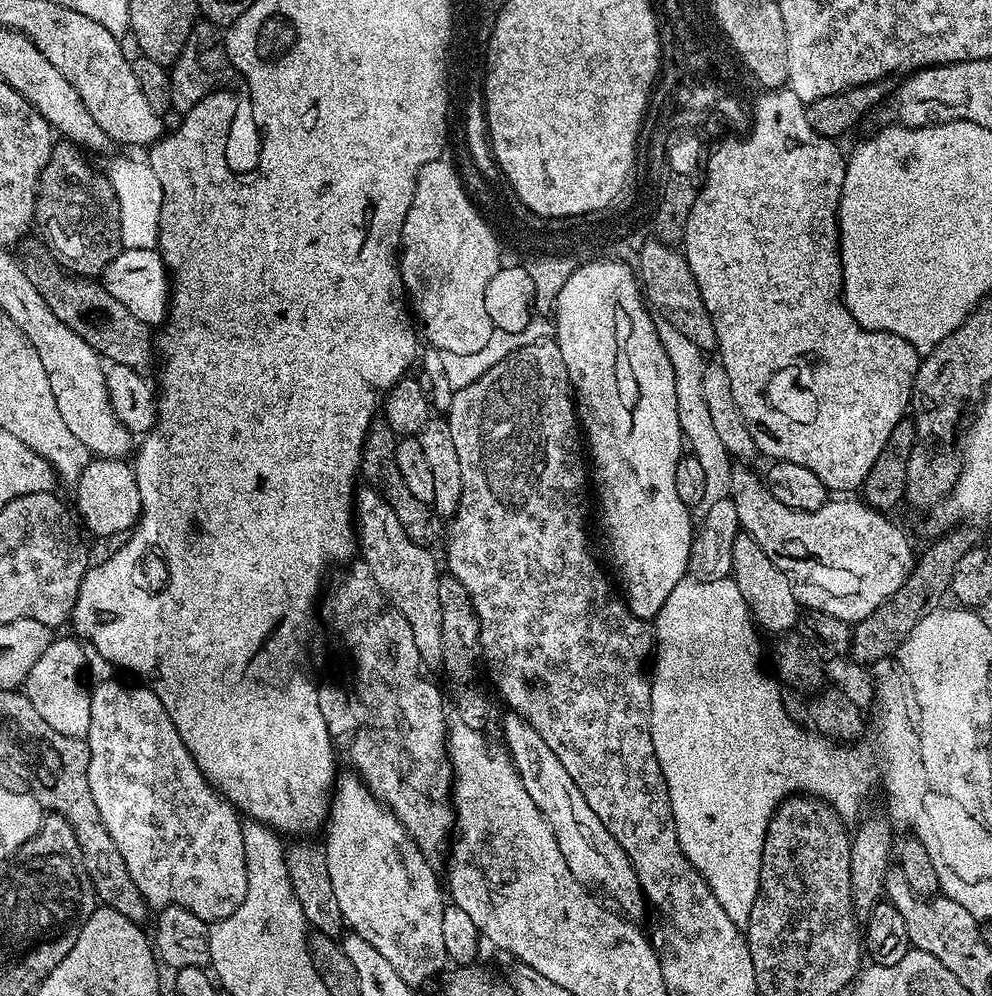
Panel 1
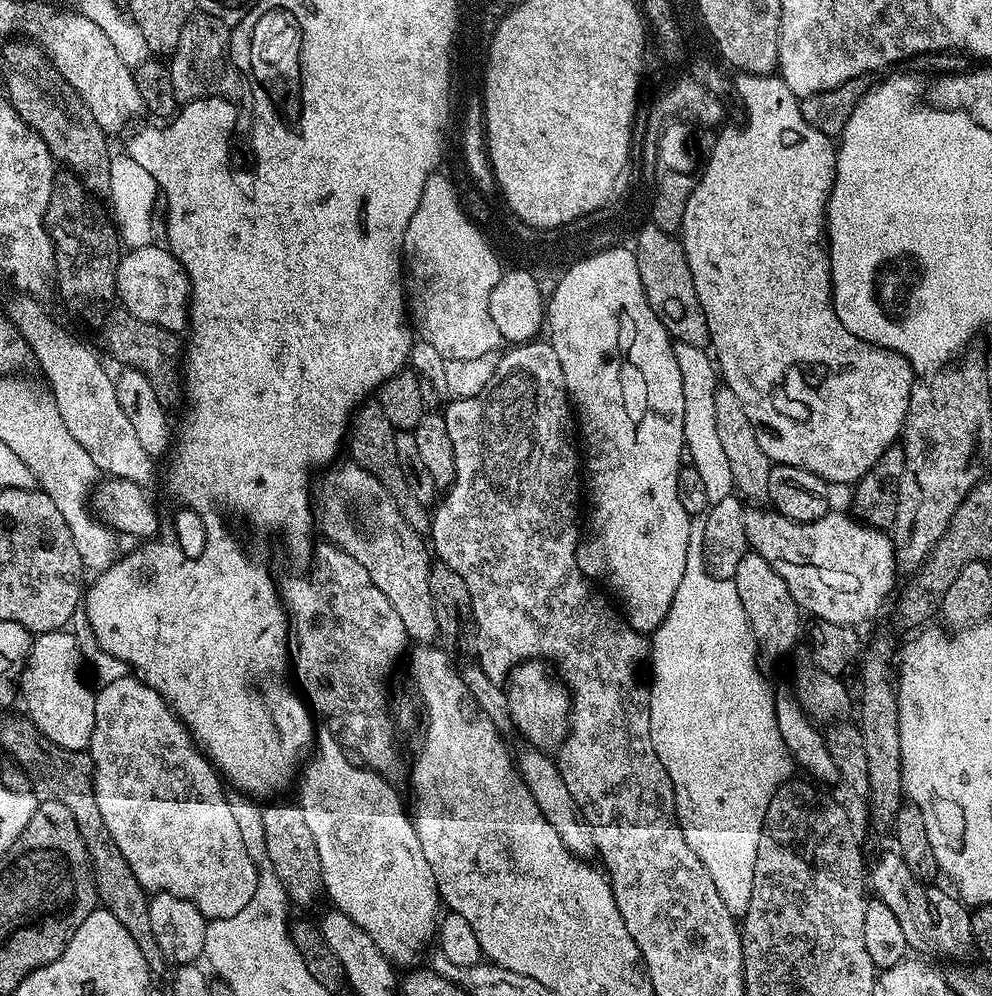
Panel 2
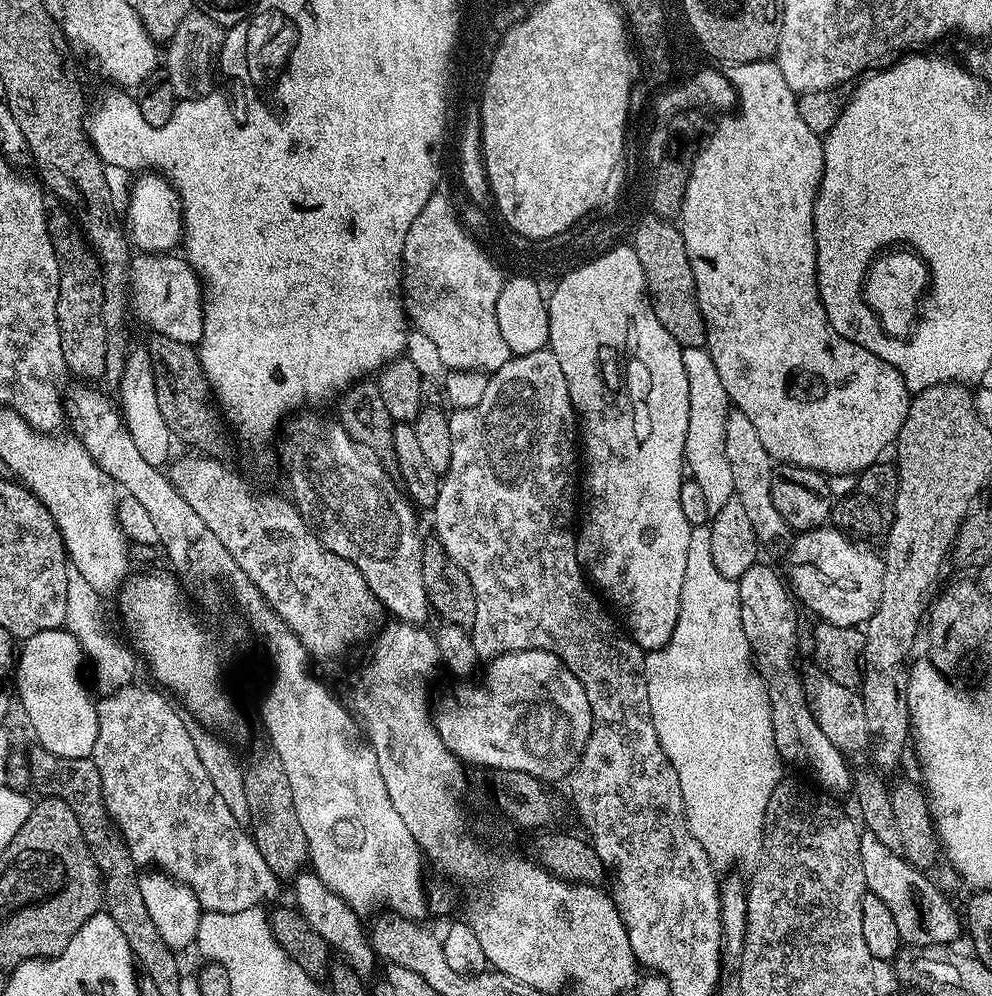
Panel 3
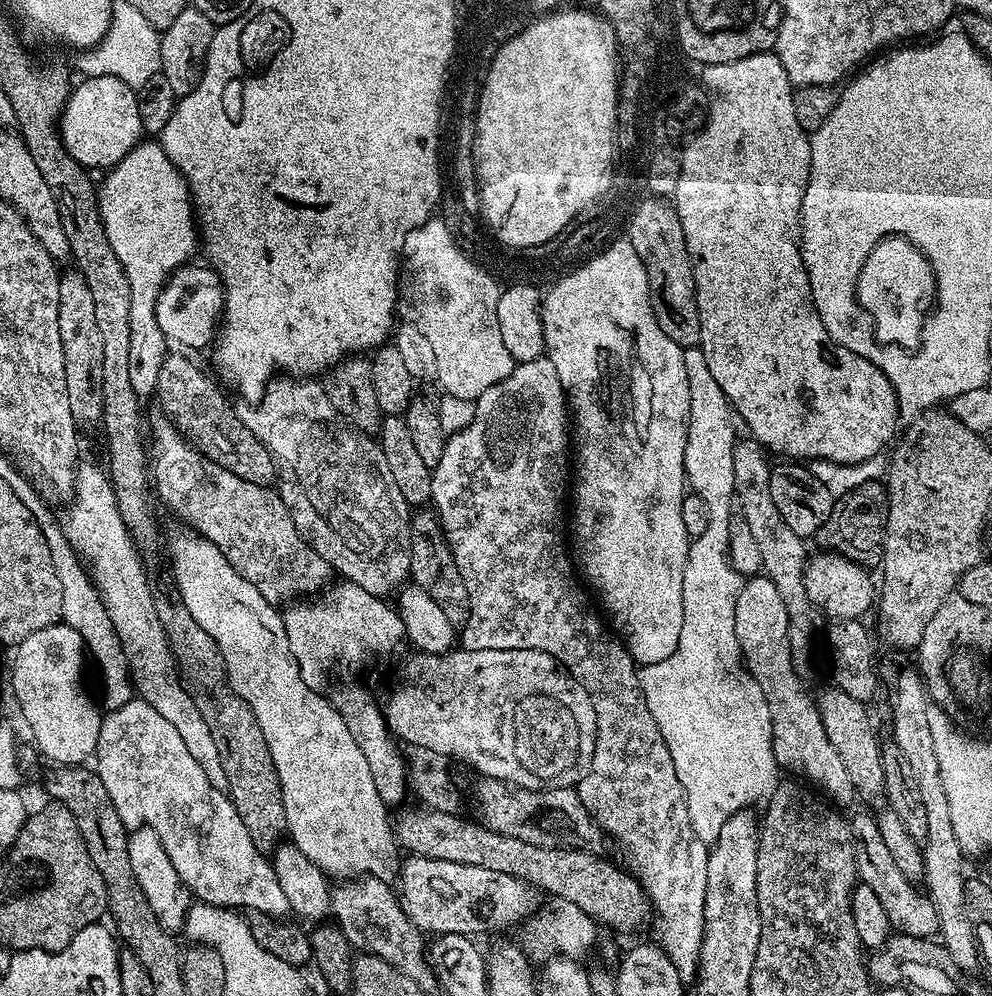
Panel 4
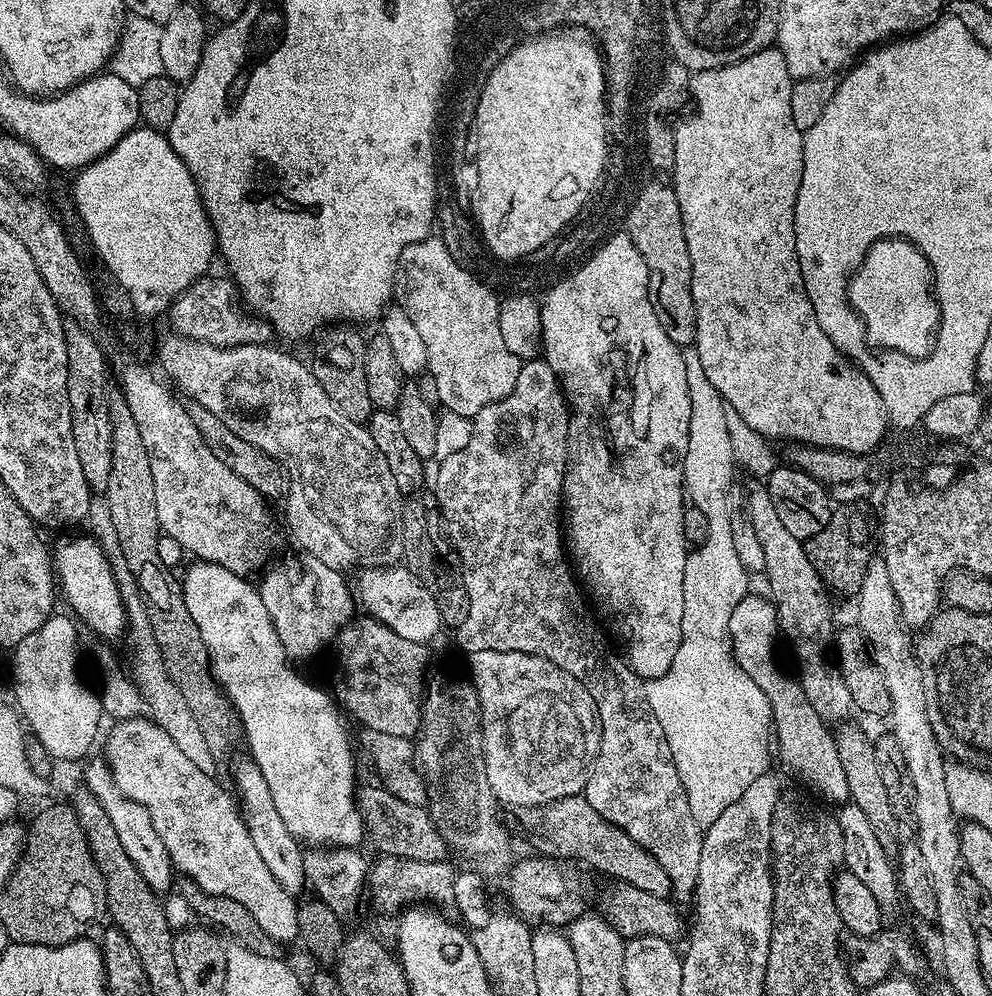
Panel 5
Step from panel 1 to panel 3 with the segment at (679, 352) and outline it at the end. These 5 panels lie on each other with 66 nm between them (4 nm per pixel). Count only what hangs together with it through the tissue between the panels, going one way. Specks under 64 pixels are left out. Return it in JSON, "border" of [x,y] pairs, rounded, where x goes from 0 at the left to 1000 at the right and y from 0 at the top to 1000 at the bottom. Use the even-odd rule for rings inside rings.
{"border":[[[713,348],[691,349],[688,355],[688,367],[692,367],[692,376],[696,384],[696,424],[692,428],[690,465],[697,481],[702,482],[704,488],[708,488],[712,504],[716,504],[716,508],[721,512],[739,498],[740,492],[736,464],[732,464],[732,420],[736,413],[736,403],[732,396],[732,388],[728,388],[728,380],[724,380],[724,367],[720,367],[720,359],[716,359]]]}

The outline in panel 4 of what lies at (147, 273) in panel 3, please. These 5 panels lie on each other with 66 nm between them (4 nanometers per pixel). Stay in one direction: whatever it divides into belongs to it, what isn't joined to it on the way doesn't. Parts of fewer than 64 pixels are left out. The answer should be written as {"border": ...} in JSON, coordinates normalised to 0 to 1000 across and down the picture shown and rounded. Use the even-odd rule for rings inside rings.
{"border":[[[191,263],[178,269],[170,277],[157,300],[157,326],[163,331],[166,342],[185,351],[206,349],[215,344],[220,336],[226,316],[226,288],[217,269],[205,264]]]}

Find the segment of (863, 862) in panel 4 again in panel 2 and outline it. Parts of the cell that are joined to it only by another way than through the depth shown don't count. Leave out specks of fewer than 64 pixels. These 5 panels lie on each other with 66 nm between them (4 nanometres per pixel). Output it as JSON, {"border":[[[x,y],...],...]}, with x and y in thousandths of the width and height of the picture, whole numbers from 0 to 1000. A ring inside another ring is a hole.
{"border":[[[896,853],[892,859],[887,859],[883,863],[883,868],[877,871],[877,892],[893,910],[897,910],[897,915],[905,922],[909,929],[909,935],[913,938],[913,946],[920,957],[931,962],[940,960],[953,960],[956,964],[968,964],[971,960],[981,959],[982,938],[980,937],[980,921],[977,913],[959,895],[951,896],[948,892],[940,892],[939,887],[930,884],[923,884],[921,878],[913,870],[913,865],[909,865],[906,855]]]}

